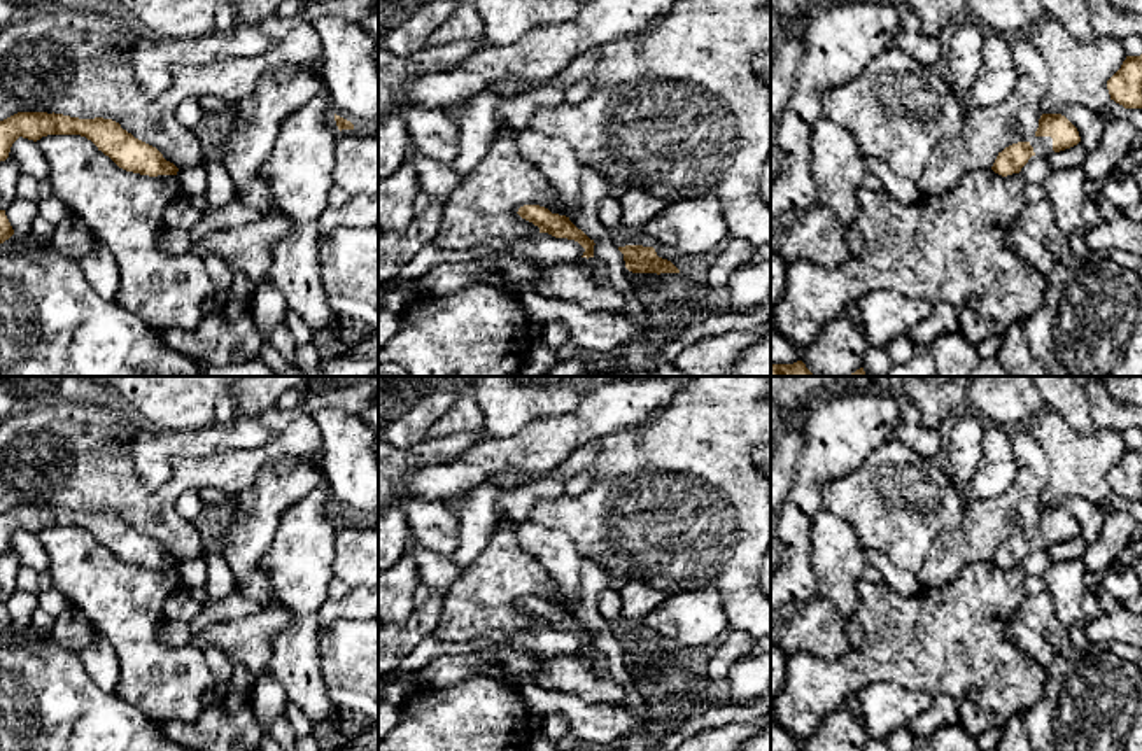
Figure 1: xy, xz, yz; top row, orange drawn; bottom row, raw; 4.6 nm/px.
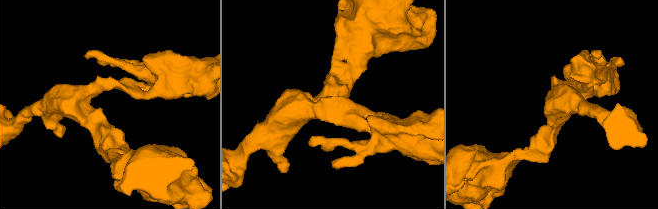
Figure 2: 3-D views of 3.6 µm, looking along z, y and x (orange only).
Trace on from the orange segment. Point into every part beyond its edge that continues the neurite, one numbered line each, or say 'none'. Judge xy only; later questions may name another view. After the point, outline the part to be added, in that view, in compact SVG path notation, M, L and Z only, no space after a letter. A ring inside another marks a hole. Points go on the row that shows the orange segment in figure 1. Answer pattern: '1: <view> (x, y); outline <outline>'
none

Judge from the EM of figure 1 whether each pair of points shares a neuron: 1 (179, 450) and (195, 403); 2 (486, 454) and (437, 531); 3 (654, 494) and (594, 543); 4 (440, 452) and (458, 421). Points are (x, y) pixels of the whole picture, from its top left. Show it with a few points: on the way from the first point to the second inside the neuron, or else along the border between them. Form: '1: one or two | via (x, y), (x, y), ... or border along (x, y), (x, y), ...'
1: two | border along (146, 422), (174, 431), (200, 431), (214, 424)
2: two | border along (410, 498), (437, 499), (440, 503)
3: one | via (640, 508), (627, 520), (615, 522), (608, 529)
4: two | border along (482, 428), (428, 436)

